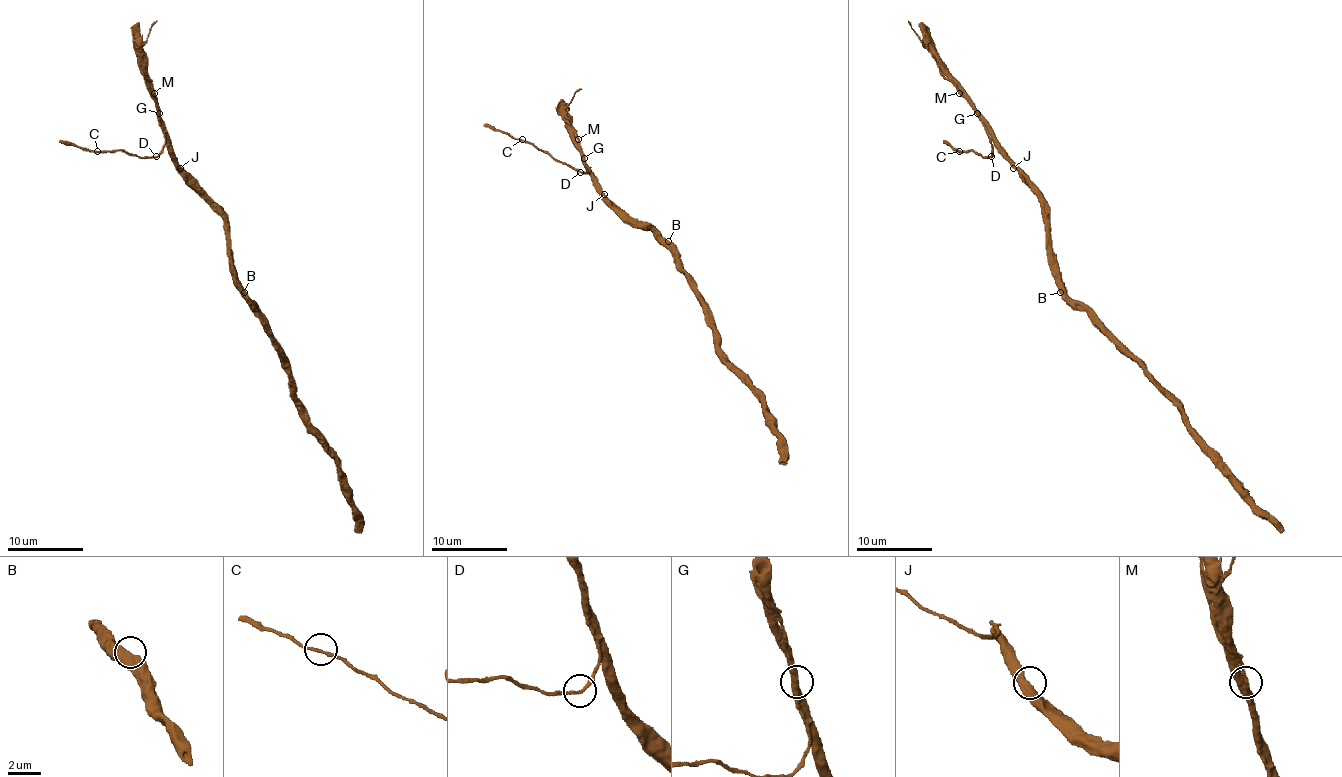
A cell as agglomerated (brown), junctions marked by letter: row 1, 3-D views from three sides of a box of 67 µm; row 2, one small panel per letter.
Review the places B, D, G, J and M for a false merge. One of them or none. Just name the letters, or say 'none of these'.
none of these

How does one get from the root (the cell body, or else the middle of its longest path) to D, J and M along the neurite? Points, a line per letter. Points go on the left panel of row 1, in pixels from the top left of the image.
D: (240, 290), (227, 247), (225, 213), (176, 162), (174, 155), (165, 145), (156, 157)
J: (240, 290), (227, 247), (225, 215), (180, 168)
M: (240, 290), (227, 247), (225, 213), (172, 155), (171, 140), (154, 93)

